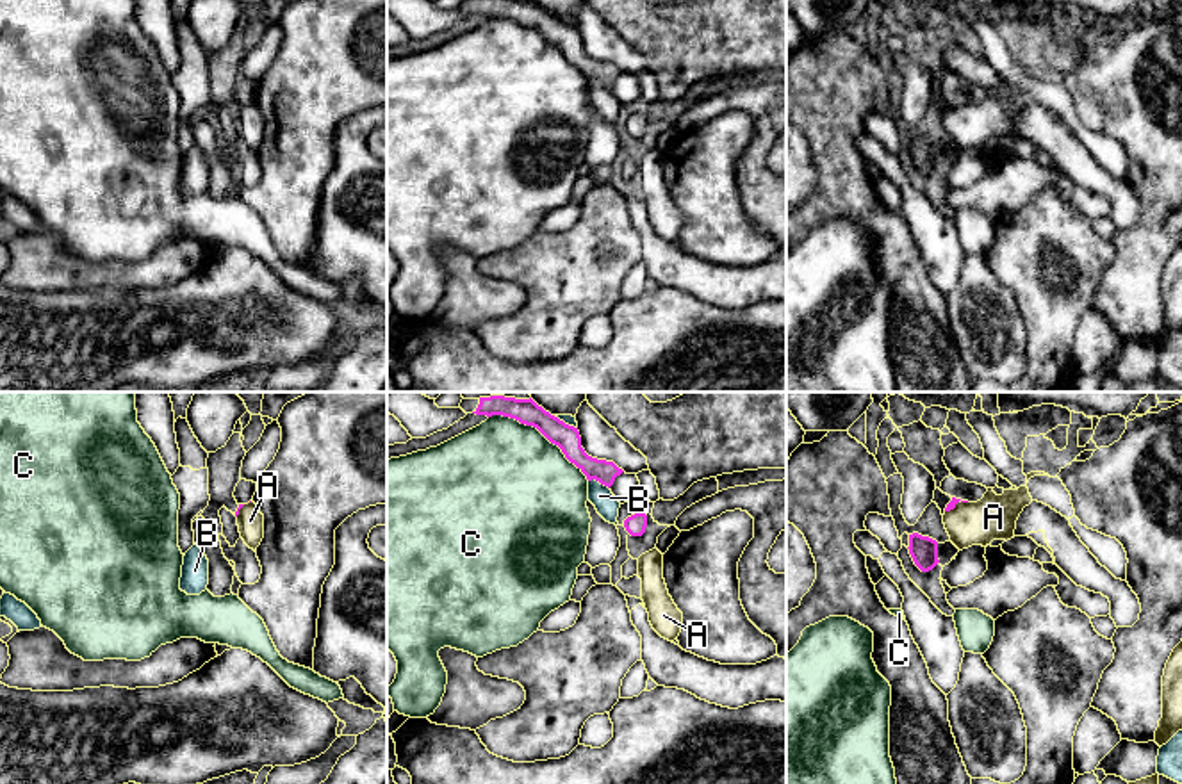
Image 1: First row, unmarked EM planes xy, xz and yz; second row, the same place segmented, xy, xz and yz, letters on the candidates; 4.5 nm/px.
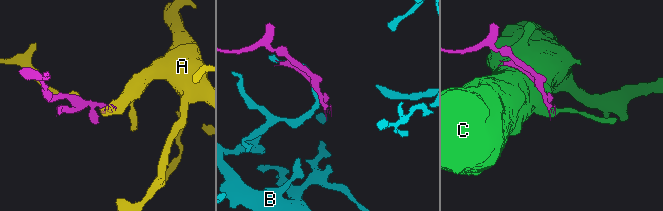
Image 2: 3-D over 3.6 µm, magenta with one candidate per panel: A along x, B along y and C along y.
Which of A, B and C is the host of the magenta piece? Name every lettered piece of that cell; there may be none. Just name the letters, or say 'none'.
A

